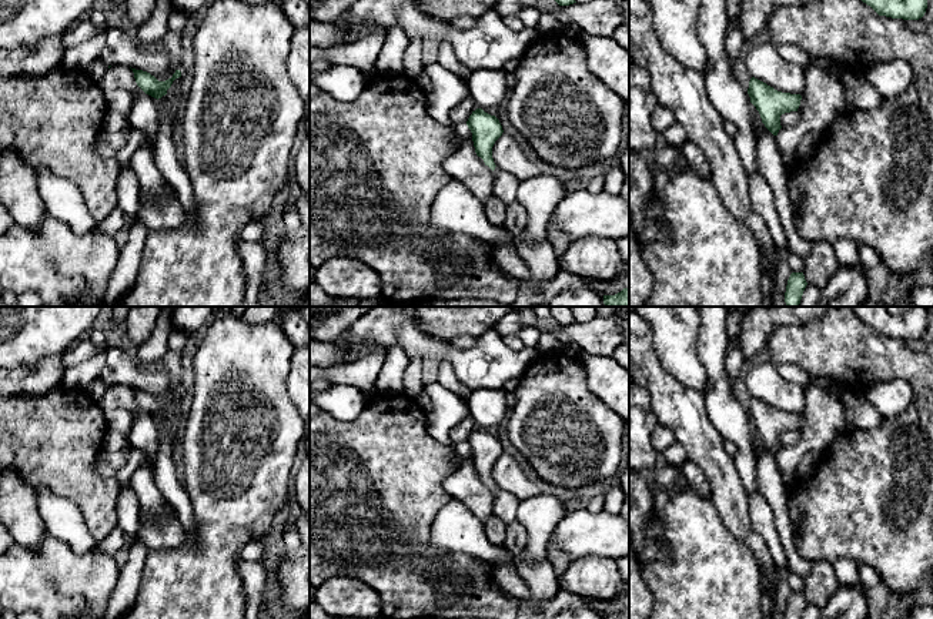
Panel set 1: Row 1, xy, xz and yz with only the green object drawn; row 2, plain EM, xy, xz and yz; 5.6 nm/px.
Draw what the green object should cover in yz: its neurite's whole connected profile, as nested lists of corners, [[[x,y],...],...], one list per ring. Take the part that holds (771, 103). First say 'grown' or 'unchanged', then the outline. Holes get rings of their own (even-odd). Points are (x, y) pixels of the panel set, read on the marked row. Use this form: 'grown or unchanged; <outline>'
unchanged; [[[755,77],[749,81],[748,94],[759,111],[762,123],[773,135],[778,135],[782,128],[780,116],[797,111],[802,100],[800,94],[778,91]]]

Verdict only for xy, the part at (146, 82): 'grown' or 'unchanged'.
unchanged

